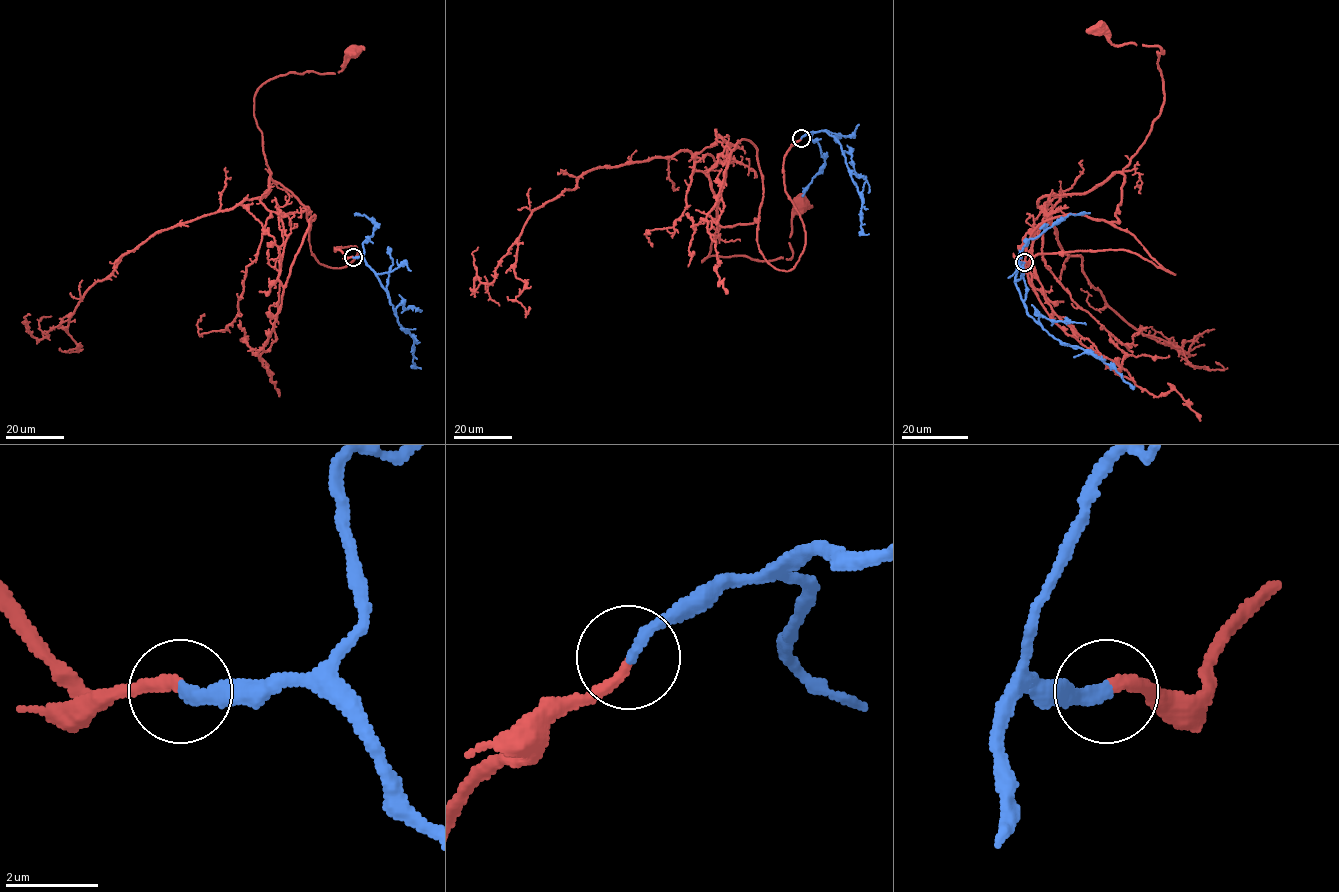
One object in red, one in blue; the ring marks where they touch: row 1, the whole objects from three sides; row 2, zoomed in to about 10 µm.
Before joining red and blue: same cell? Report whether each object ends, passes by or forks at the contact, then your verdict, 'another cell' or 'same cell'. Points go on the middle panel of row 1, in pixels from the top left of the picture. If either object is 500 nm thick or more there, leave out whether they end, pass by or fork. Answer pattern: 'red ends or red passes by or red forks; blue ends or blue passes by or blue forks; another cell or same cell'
red ends; blue ends; same cell

